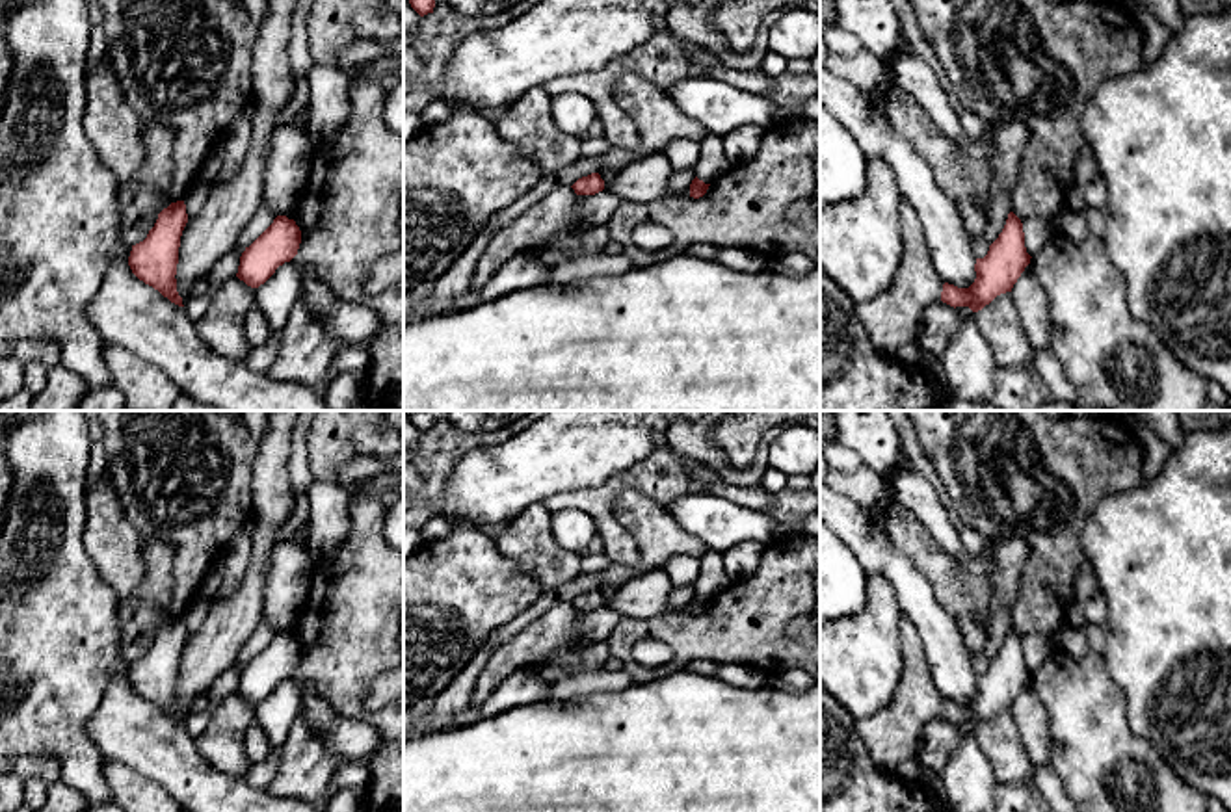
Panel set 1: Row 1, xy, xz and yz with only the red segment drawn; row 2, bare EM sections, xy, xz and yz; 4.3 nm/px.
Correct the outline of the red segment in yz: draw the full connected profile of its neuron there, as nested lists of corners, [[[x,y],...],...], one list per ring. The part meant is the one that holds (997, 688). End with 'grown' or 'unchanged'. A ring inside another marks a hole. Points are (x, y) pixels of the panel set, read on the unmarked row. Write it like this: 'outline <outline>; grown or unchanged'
outline [[[1010,628],[999,654],[989,661],[984,674],[976,674],[976,695],[969,704],[958,704],[945,699],[941,717],[950,723],[969,723],[973,728],[982,727],[997,712],[1012,708],[1013,701],[1030,680],[1025,663],[1021,635]]]; unchanged

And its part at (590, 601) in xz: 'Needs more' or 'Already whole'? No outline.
Already whole

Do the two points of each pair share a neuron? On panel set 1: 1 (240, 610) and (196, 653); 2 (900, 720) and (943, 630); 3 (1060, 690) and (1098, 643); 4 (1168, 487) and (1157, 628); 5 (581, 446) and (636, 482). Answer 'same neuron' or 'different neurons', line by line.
1: same neuron
2: different neurons
3: different neurons
4: same neuron
5: different neurons

